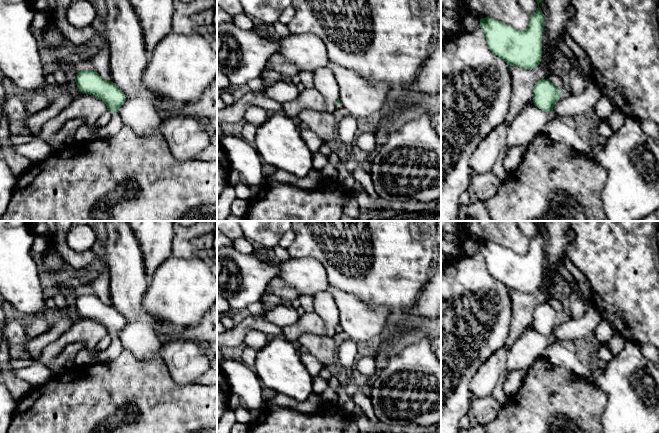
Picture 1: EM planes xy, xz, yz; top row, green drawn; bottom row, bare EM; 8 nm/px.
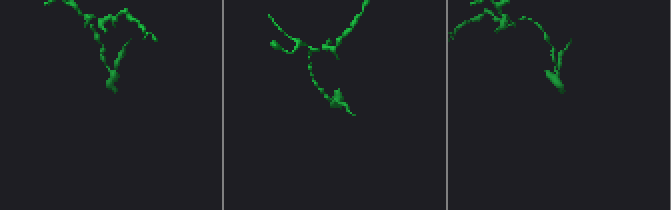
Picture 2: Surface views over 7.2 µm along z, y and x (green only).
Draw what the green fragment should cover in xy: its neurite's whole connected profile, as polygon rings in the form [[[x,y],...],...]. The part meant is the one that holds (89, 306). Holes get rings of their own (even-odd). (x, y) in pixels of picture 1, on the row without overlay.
[[[81,294],[76,298],[75,307],[80,316],[101,323],[111,337],[110,345],[99,353],[97,362],[109,363],[115,360],[124,350],[118,333],[125,326],[125,318],[116,308],[104,304],[95,294]]]

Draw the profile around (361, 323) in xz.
[[[329,287],[327,292],[330,293],[339,310],[339,324],[347,336],[355,342],[366,342],[377,336],[383,336],[390,328],[392,312],[385,307],[369,307],[364,304],[357,296]]]

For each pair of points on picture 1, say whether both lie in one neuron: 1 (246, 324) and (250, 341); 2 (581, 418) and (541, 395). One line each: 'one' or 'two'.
1: two
2: one

